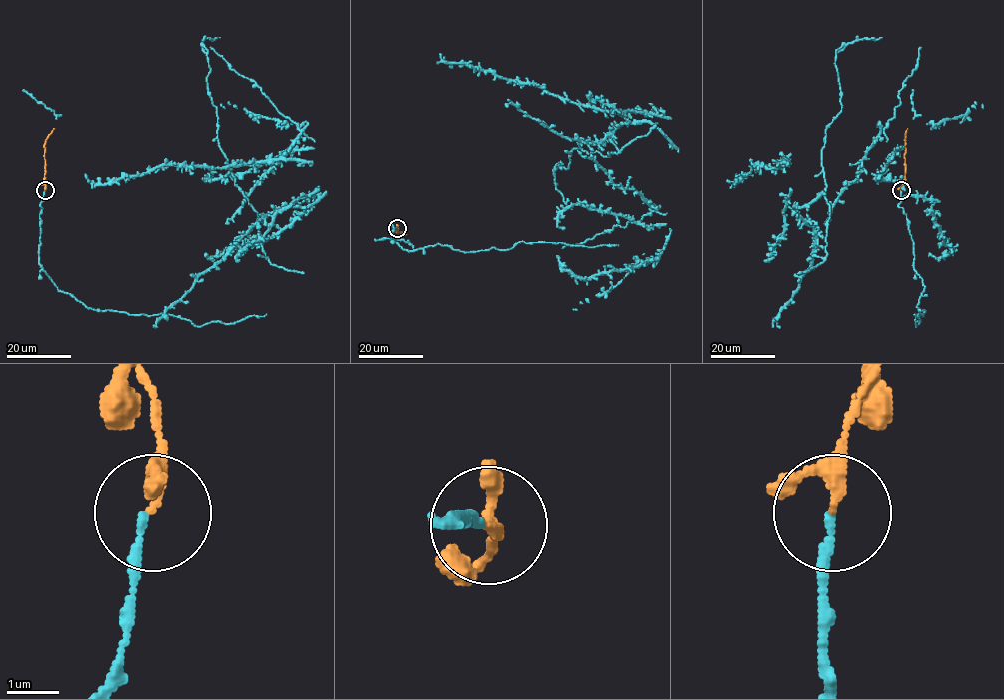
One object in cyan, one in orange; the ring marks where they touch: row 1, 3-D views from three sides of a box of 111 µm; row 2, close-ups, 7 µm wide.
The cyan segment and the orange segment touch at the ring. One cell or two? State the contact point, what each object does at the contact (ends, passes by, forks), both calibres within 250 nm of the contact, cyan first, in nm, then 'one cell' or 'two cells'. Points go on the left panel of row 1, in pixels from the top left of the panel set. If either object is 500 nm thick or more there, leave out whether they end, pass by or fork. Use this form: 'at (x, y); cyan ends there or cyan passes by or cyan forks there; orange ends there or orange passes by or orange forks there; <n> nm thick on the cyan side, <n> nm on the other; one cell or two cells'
at (45, 190); cyan ends there; orange passes by; 140 nm thick on the cyan side, 180 nm on the other; one cell

